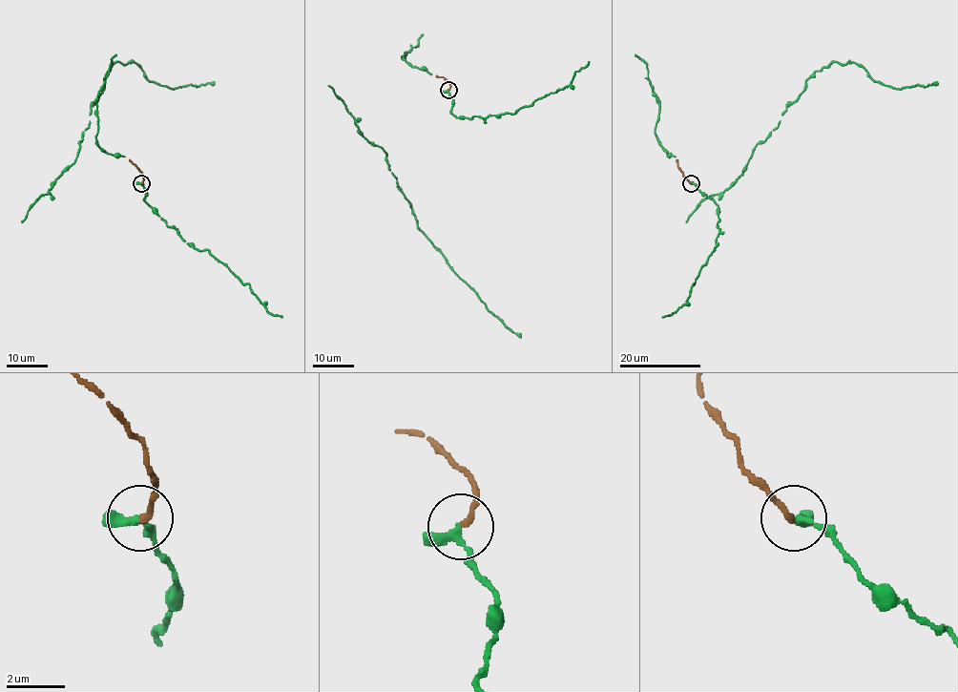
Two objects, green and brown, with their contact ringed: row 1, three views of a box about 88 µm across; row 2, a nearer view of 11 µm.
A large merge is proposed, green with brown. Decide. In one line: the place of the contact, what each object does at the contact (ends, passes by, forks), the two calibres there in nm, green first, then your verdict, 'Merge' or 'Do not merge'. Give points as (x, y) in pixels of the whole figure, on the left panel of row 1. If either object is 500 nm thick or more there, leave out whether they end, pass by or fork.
Place: (141, 183). At the ring green passes by. At the ring brown ends. Thickness 260 nm (green) against 220 nm. Merge

